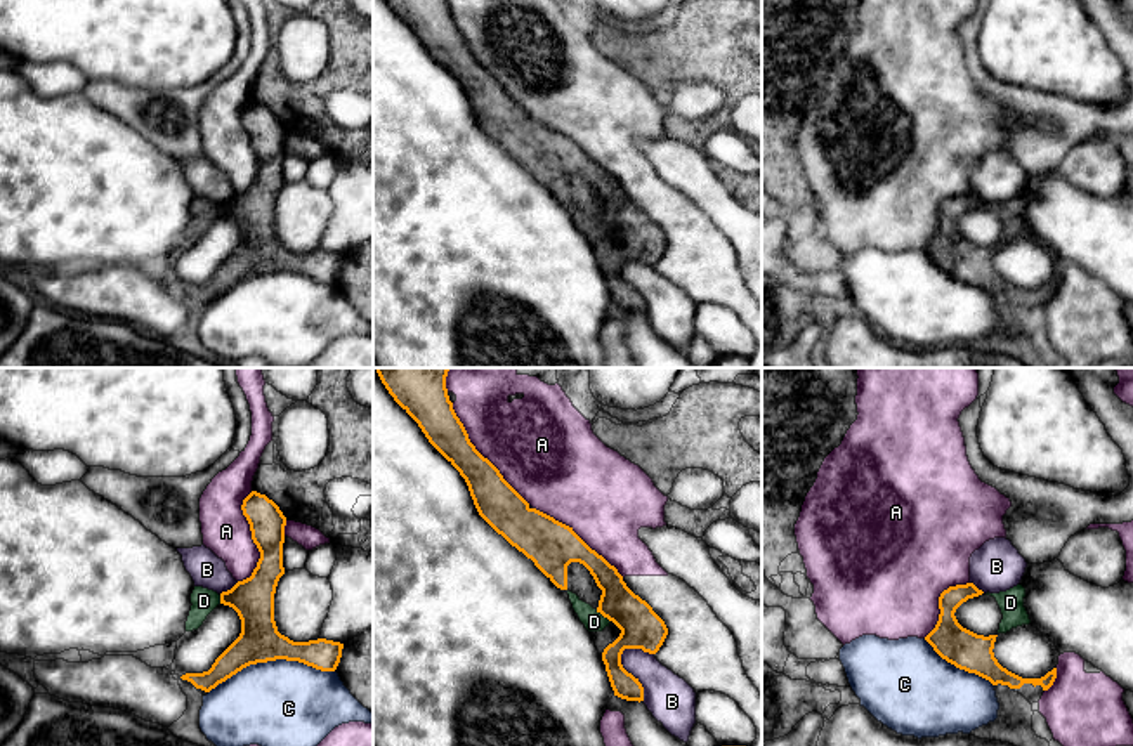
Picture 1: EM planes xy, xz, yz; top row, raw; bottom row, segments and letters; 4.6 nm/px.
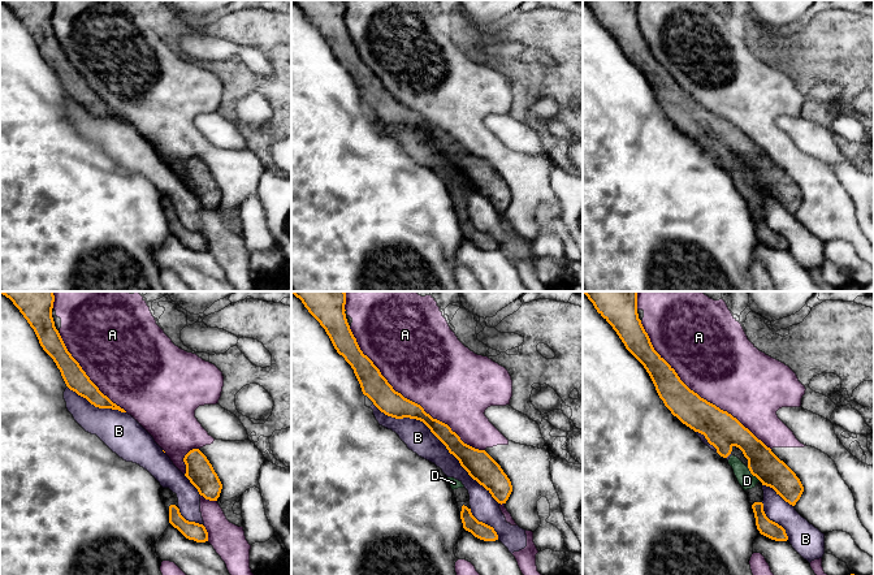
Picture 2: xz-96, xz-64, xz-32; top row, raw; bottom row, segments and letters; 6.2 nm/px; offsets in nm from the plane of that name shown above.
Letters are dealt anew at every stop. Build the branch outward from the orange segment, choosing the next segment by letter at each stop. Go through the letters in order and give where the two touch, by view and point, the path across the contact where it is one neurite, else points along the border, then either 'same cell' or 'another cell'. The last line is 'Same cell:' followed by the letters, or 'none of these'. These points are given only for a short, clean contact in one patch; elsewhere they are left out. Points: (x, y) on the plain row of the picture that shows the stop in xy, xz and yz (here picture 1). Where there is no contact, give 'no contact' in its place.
A: contact xz (479, 65); another cell
B: contact xz (630, 285); another cell
C: contact xy (271, 271); another cell
D: contact xz (602, 226); way xz (641, 238), (628, 226), (602, 226), (594, 233); same cell
Same cell: D

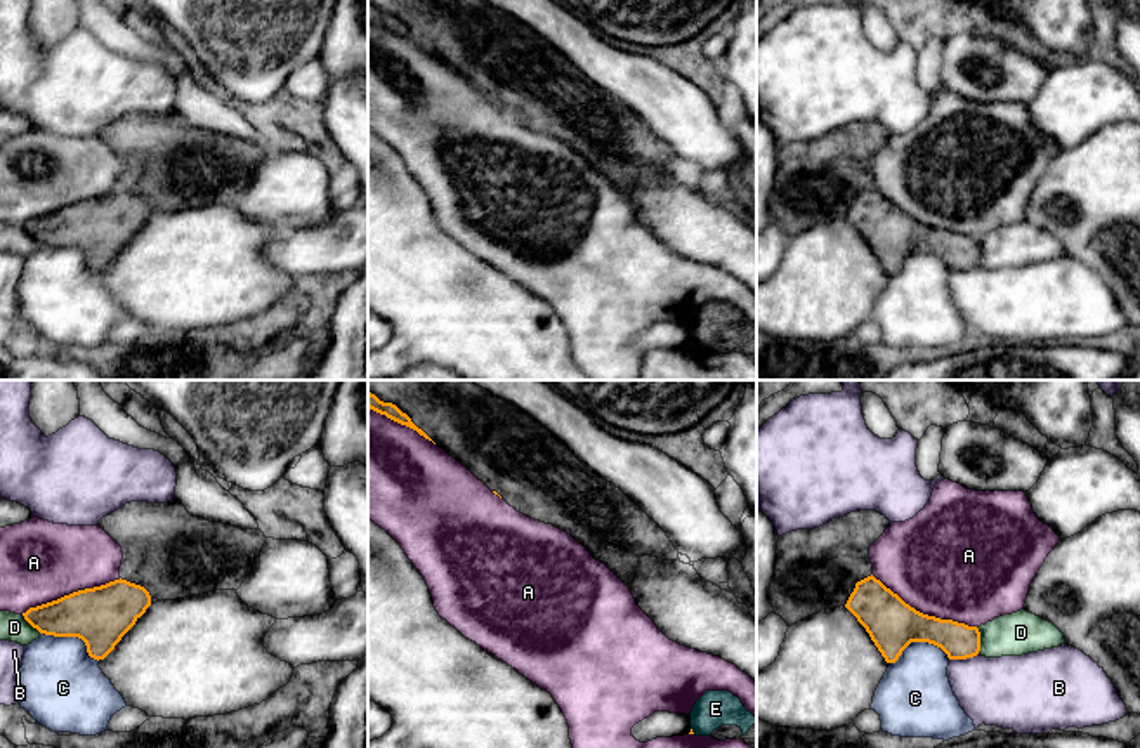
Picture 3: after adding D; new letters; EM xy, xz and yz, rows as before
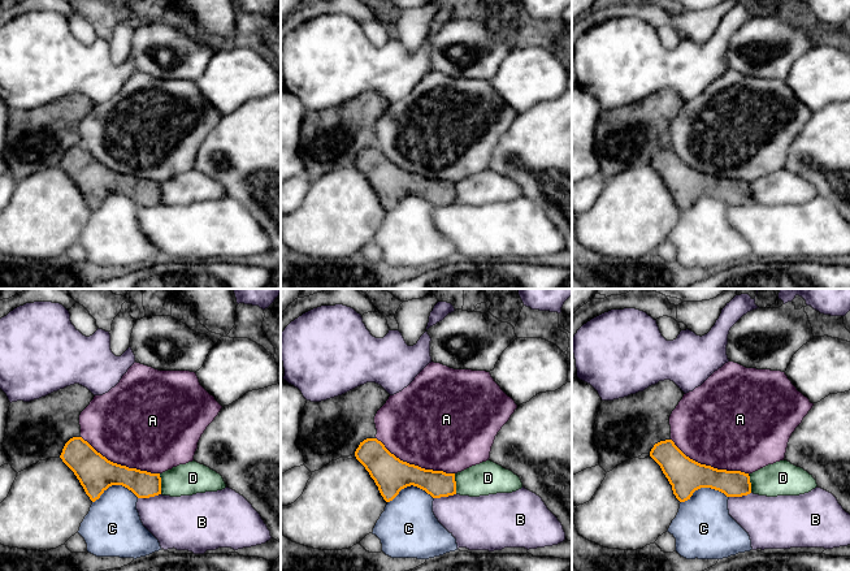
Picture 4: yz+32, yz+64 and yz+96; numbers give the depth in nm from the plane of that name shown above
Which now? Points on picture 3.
A: contact yz (922, 224); another cell
B: contact yz (963, 269); another cell
C: contact xy (73, 247); another cell
D: contact yz (979, 252); another cell
E: contact xz (691, 342); border xz (691, 339), (694, 344); another cell
Same cell: none of these

